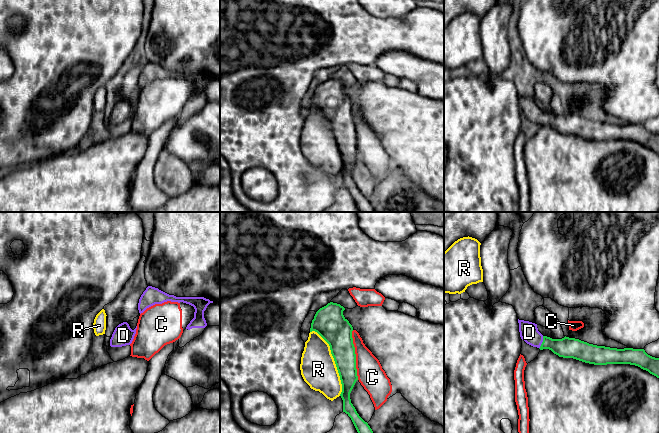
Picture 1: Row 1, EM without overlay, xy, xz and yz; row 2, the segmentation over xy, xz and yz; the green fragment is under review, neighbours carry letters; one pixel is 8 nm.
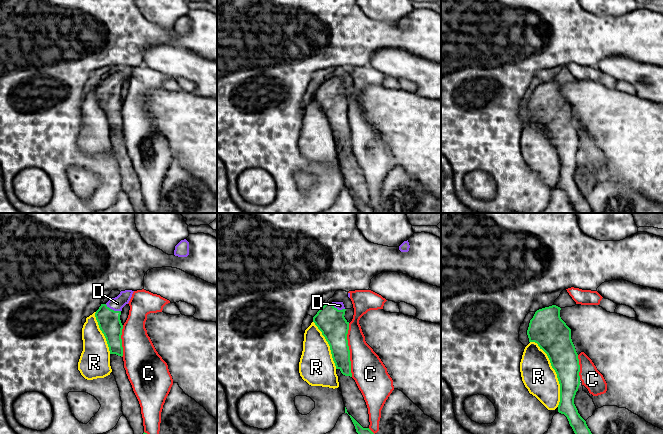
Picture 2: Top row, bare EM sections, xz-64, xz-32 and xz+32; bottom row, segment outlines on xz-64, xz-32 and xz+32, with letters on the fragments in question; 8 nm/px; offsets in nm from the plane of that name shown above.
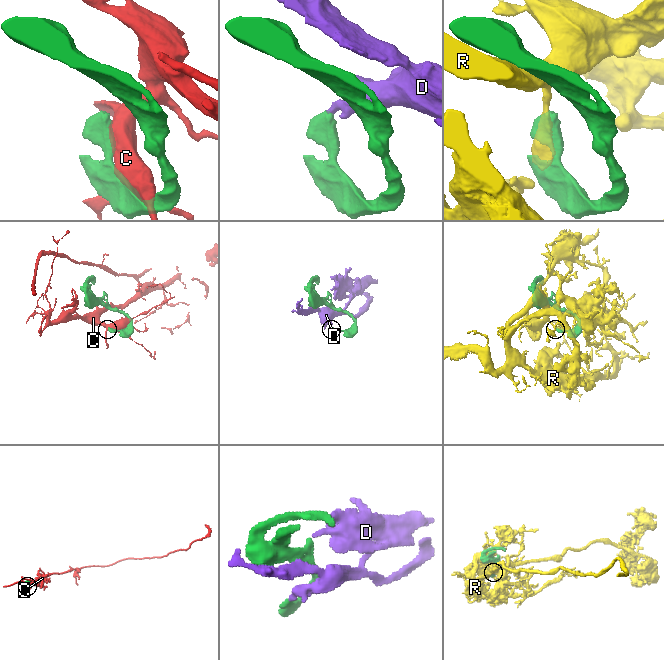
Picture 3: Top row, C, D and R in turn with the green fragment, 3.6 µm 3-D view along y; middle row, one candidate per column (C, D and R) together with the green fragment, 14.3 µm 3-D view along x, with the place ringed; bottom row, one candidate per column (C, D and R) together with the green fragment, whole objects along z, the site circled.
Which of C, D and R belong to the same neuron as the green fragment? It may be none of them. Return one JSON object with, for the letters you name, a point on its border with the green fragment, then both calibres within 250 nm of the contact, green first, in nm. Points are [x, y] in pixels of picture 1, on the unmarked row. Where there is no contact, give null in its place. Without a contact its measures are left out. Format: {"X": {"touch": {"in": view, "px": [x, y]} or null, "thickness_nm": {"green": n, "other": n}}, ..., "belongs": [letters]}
{"D": {"touch": {"in": "yz", "px": [542, 118]}, "thickness_nm": {"green": 160, "other": 150}}, "belongs": ["D"]}

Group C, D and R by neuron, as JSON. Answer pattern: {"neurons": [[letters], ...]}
{"neurons": [["C"], ["D"], ["R"]]}

